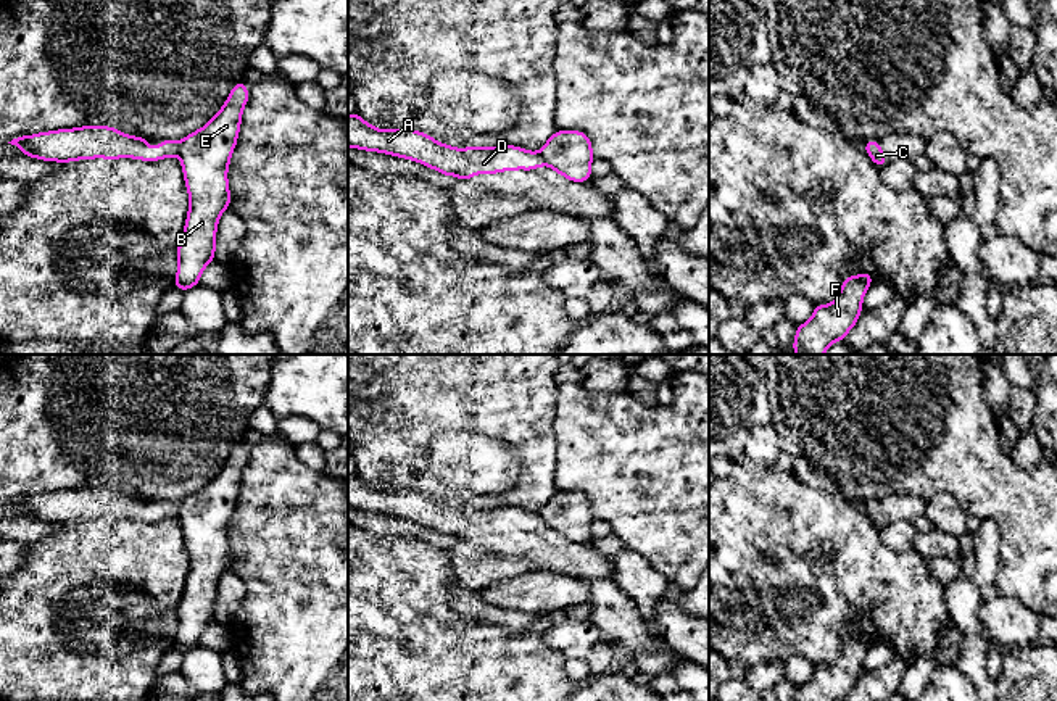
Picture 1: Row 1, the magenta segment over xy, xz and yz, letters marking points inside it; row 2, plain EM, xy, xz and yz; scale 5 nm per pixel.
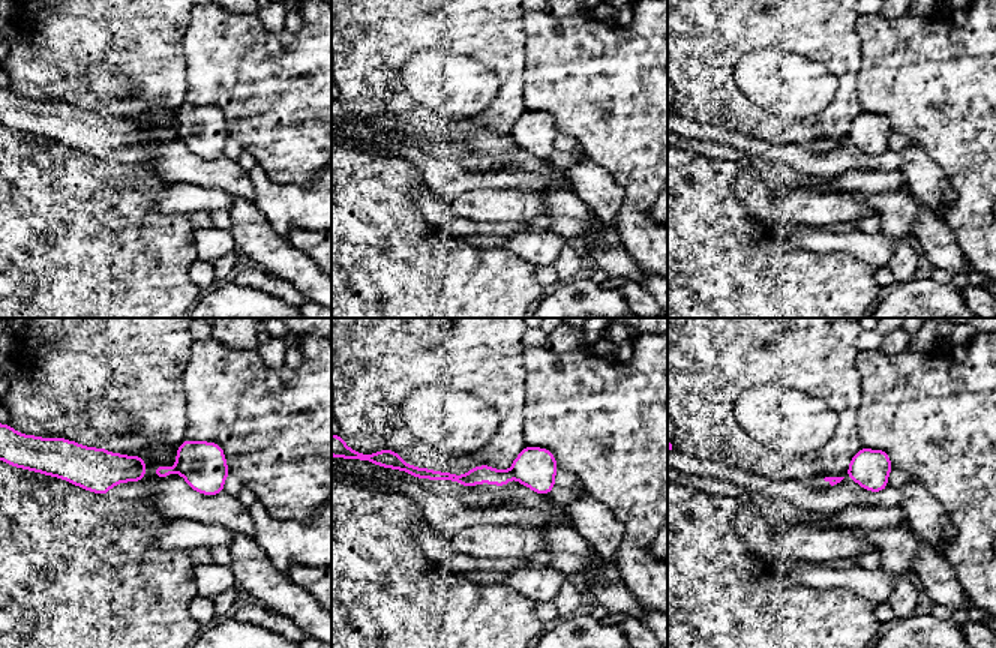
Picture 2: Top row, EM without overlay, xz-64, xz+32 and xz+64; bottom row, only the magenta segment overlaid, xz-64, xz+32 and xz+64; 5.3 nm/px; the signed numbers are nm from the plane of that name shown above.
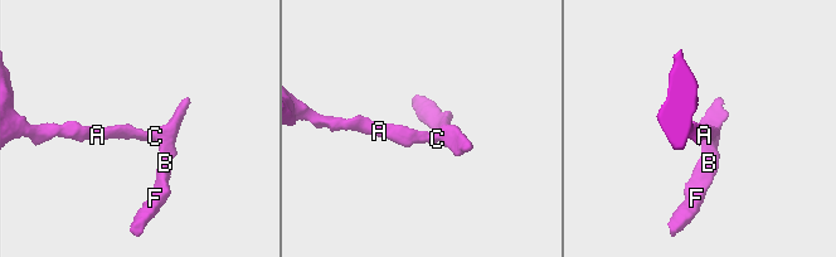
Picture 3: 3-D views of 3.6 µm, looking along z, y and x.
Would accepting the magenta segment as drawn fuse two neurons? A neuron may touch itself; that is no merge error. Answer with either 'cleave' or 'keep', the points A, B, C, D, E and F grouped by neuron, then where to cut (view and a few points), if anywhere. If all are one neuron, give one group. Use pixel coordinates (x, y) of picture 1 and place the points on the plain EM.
cleave | A C D / B E F | xy (181, 503), (178, 516)

